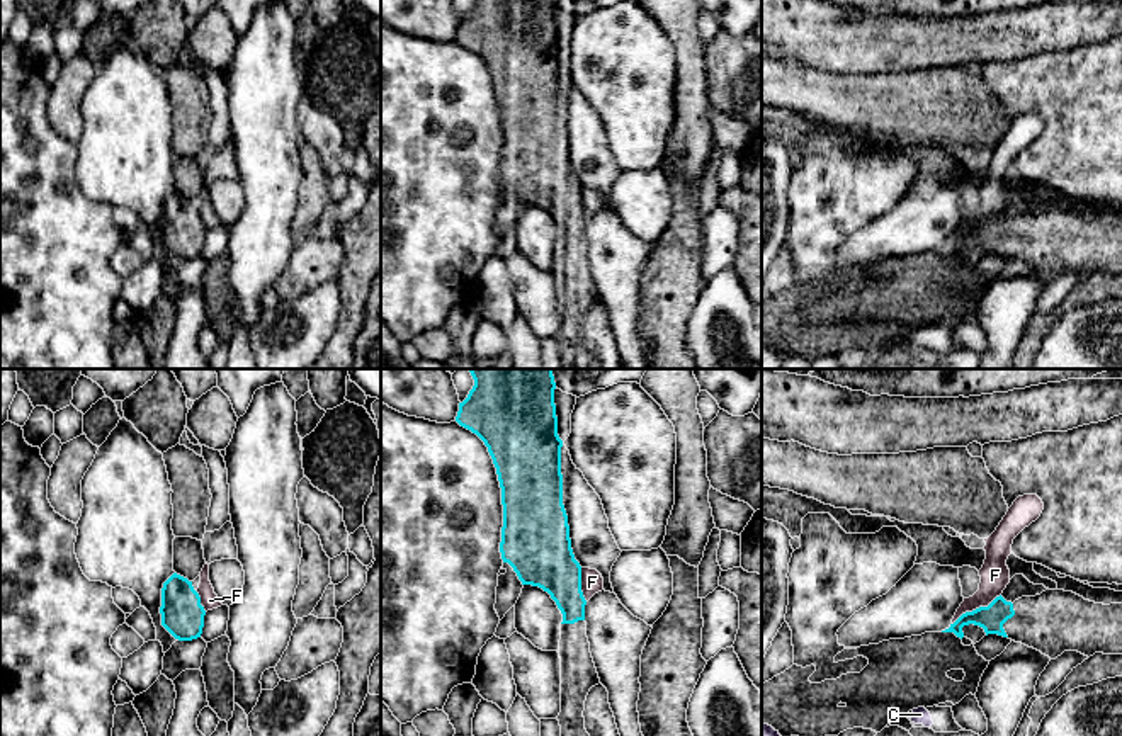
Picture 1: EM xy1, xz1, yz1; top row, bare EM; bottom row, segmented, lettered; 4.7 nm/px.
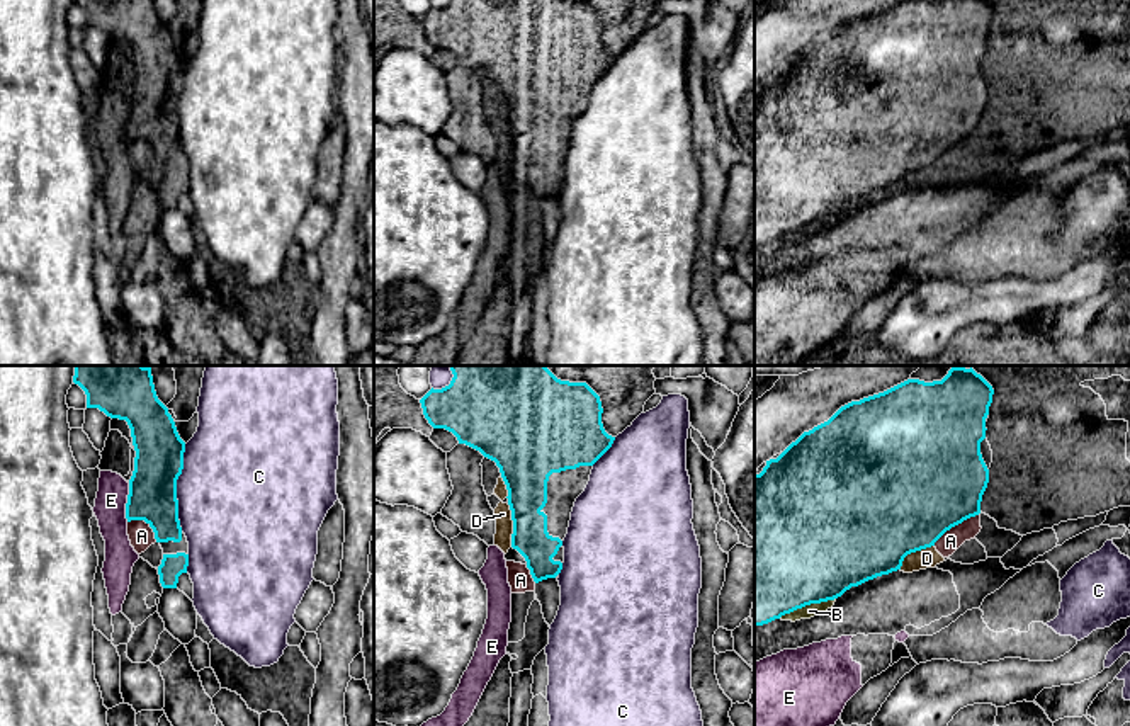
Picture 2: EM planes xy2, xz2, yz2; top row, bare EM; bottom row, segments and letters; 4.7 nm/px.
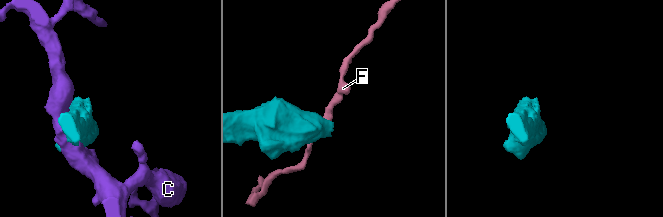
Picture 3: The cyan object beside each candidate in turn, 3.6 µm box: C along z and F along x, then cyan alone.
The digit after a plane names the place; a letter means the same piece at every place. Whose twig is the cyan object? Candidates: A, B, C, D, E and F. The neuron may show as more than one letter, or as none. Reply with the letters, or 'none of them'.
none of them

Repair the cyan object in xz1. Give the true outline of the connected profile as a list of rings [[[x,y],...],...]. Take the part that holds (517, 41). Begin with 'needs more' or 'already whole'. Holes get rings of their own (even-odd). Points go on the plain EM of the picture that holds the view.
needs more | [[[474,0],[456,41],[476,53],[496,87],[503,146],[500,172],[522,204],[539,206],[563,233],[563,369],[586,369],[585,320],[600,303],[586,257],[581,185],[575,178],[563,124],[554,0]]]

